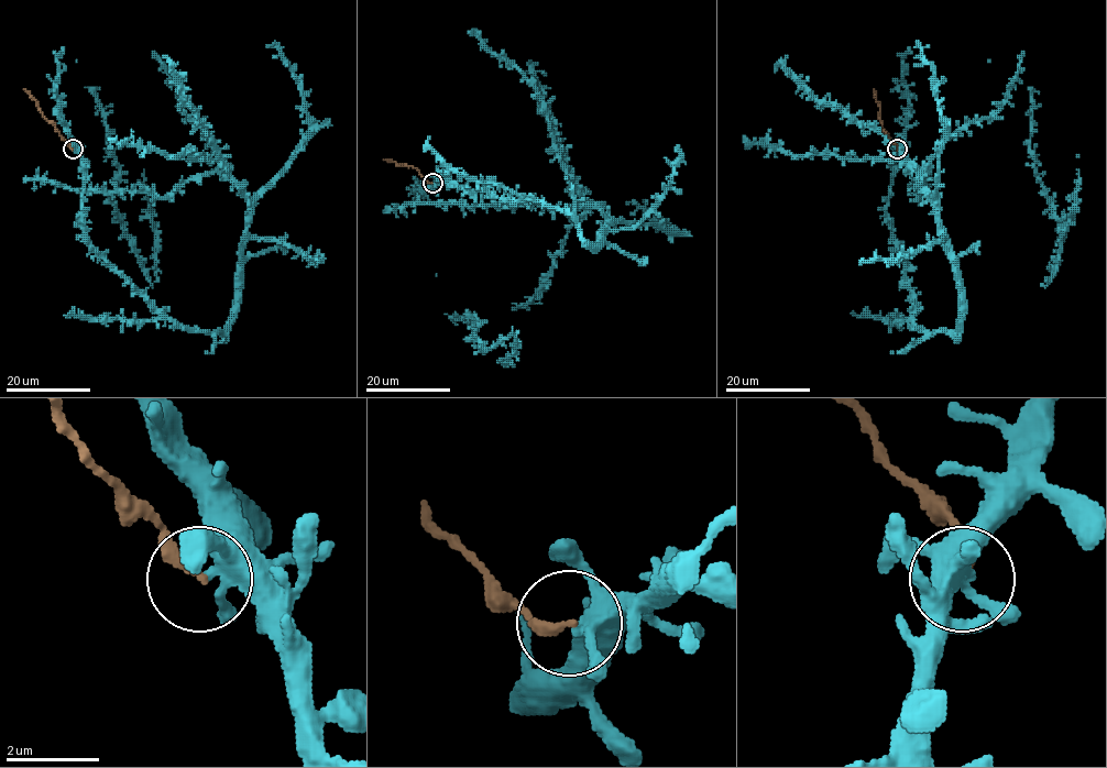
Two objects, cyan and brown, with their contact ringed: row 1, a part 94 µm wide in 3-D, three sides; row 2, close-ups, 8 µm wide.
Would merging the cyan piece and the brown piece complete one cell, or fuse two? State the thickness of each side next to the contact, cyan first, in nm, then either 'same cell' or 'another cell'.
320 nm thick on the cyan side, 240 nm on the other; same cell

